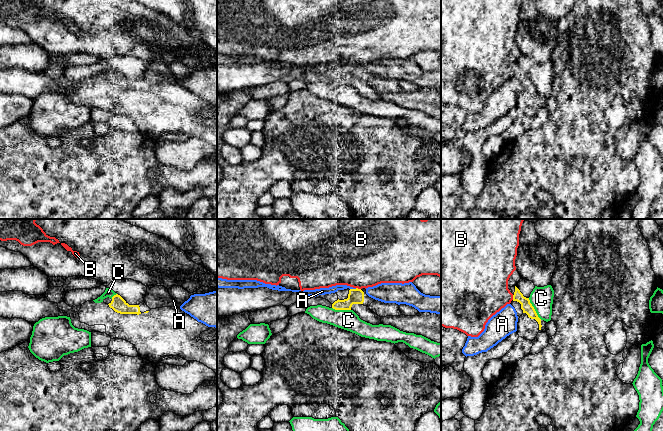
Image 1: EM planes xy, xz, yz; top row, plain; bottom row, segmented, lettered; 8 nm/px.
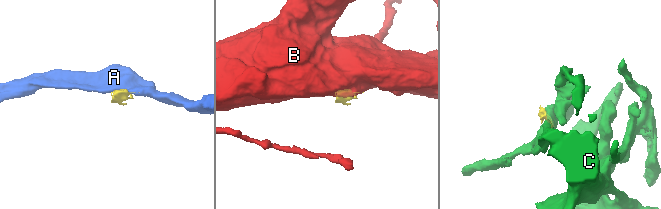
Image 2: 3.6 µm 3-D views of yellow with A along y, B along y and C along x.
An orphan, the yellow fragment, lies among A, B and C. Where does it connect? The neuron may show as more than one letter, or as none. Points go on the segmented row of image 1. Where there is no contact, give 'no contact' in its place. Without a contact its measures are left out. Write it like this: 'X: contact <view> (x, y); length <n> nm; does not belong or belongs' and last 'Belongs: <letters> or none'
A: contact xz (353, 289); length 60 nm; does not belong
B: contact xz (357, 288); length 40 nm; does not belong
C: contact yz (534, 309); length 200 nm; does not belong
Belongs: none

